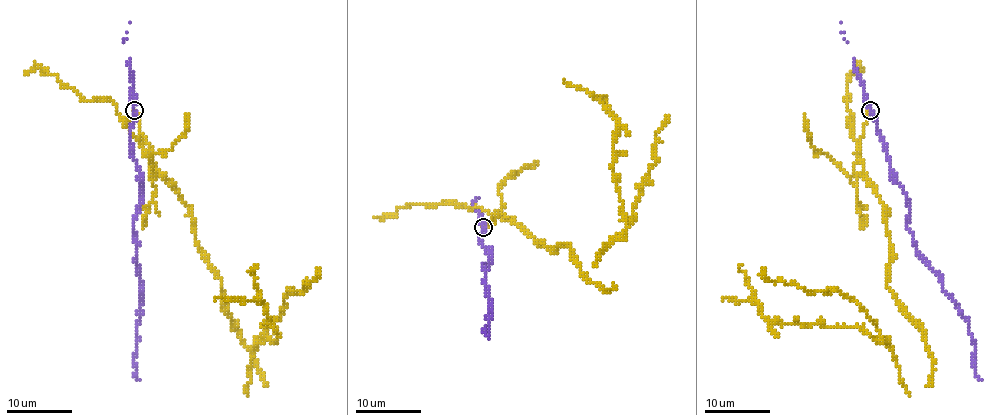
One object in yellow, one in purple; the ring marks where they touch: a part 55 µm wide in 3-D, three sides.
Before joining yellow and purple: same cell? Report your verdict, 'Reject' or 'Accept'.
Reject

